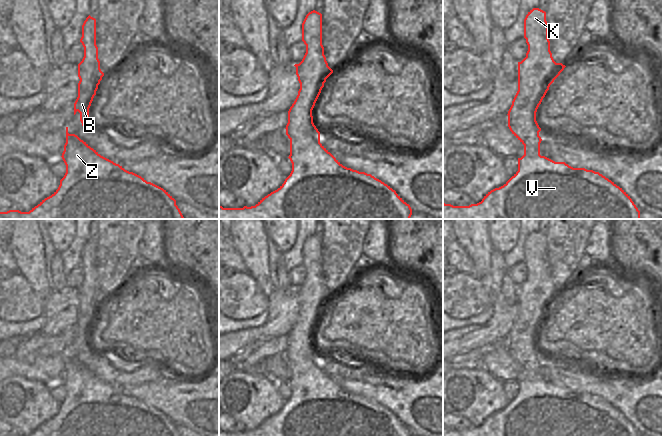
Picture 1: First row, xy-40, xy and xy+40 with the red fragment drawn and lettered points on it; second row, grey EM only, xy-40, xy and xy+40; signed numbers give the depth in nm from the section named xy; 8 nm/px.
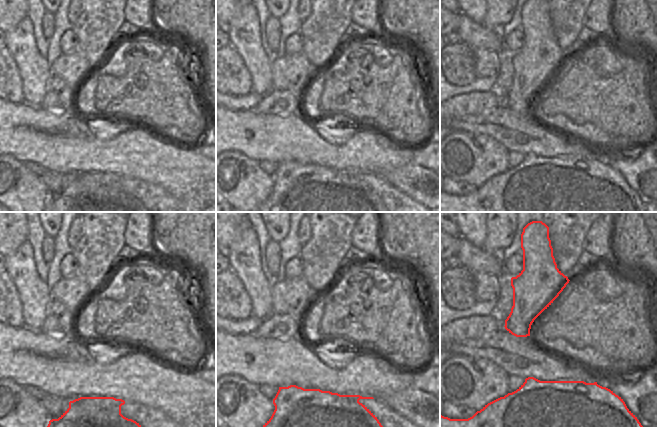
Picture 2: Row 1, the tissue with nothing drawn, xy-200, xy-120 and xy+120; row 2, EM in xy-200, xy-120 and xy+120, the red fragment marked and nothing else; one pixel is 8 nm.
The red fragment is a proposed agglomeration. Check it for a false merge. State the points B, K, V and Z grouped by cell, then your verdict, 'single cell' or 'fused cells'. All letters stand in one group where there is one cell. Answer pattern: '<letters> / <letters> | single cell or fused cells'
B K V Z | single cell

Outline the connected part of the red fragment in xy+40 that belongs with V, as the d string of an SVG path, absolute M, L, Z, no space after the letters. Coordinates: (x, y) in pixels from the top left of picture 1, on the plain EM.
M533 232L528 236L524 243L524 262L528 275L526 281L518 286L518 315L507 338L510 355L524 369L524 379L518 382L518 395L503 410L488 416L481 426L469 430L453 430L443 426L443 436L640 436L622 412L599 396L573 392L565 386L555 386L540 379L541 352L536 345L536 336L550 309L566 290L556 287L552 281L545 235Z

